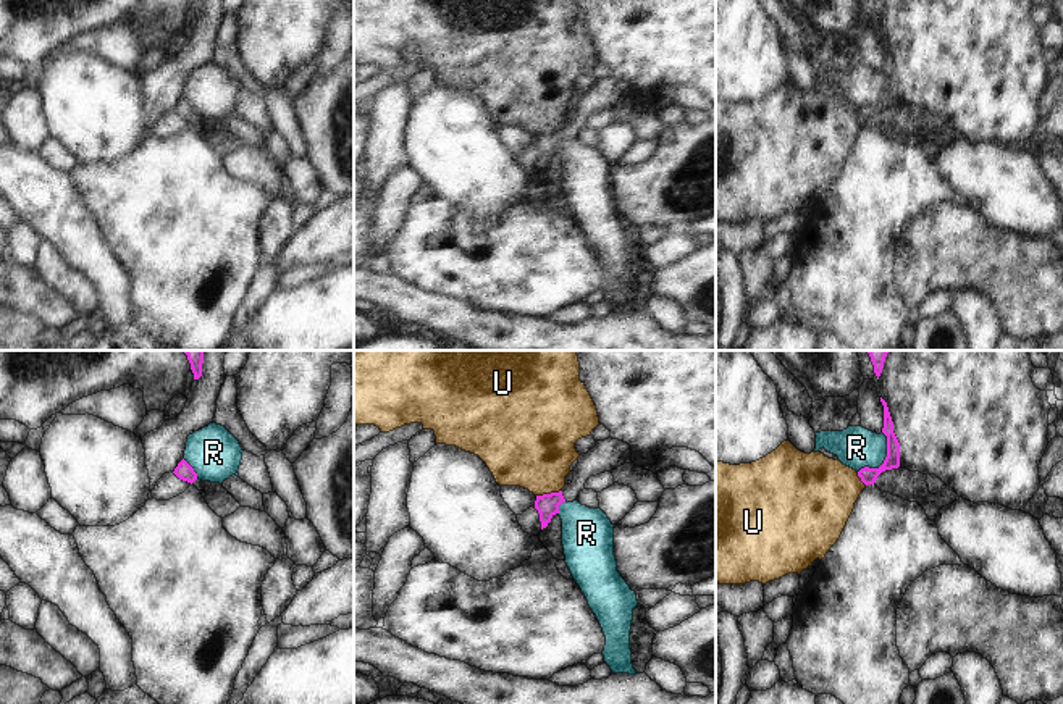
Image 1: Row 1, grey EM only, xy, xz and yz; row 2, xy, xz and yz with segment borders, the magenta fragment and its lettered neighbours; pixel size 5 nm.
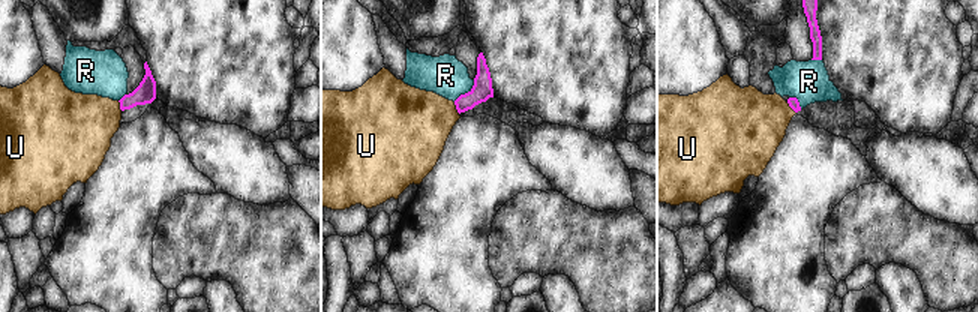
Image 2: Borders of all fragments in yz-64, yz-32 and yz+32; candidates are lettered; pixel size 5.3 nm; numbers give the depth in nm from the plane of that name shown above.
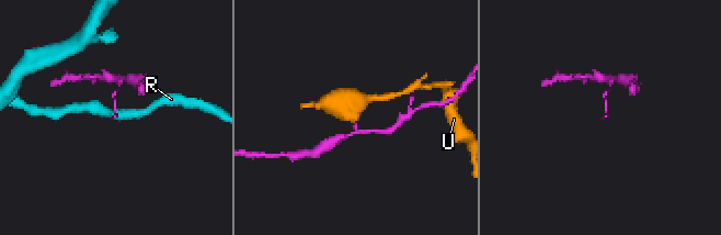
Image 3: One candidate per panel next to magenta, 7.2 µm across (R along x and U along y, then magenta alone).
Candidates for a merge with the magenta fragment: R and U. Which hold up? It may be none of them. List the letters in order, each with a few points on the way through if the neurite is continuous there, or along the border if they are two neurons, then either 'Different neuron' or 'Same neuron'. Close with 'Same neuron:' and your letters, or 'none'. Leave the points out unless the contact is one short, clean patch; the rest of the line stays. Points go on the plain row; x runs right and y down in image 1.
R: Boundary: yz (882, 70), (884, 99), (878, 105), (863, 105), (858, 110). Different neuron
U: Boundary: xz (561, 128), (537, 134). Different neuron
Same neuron: none

